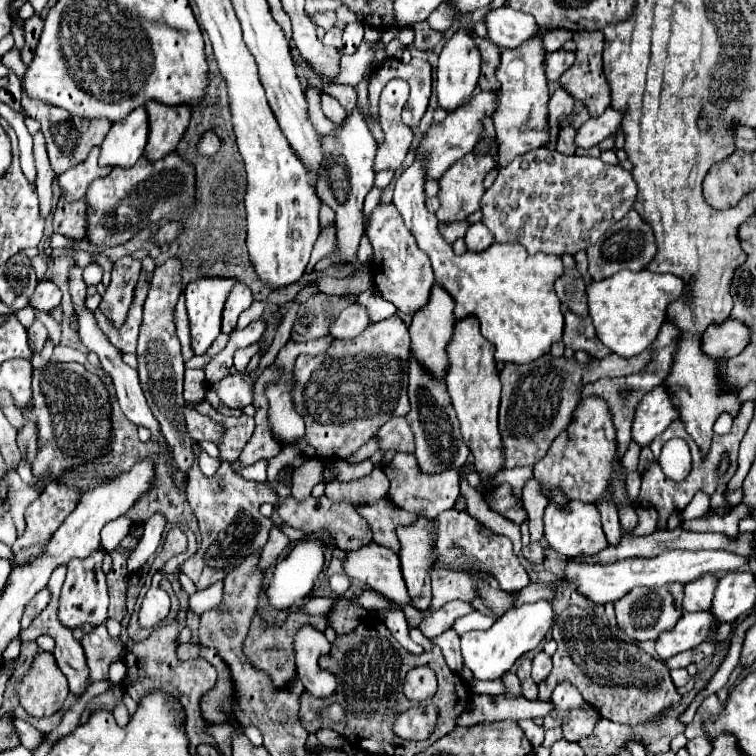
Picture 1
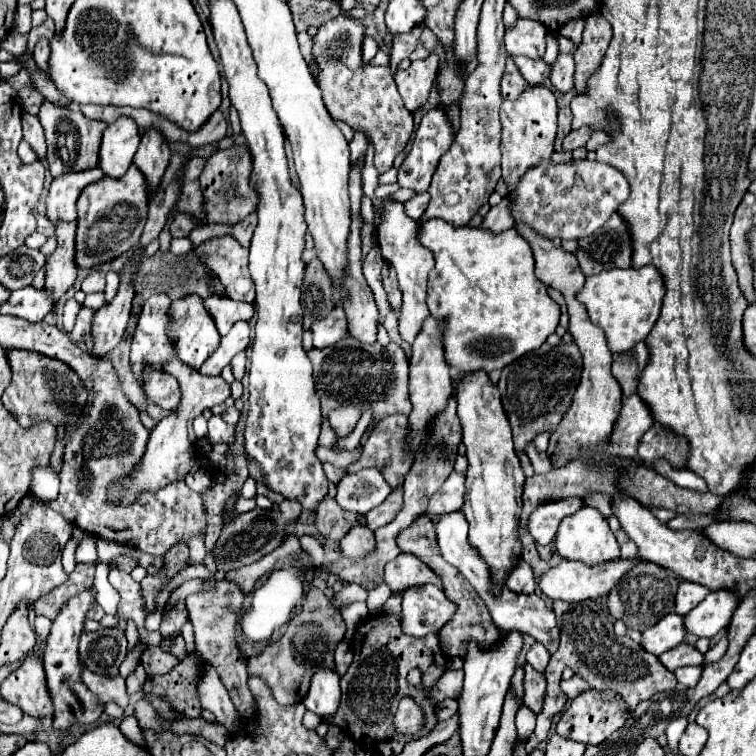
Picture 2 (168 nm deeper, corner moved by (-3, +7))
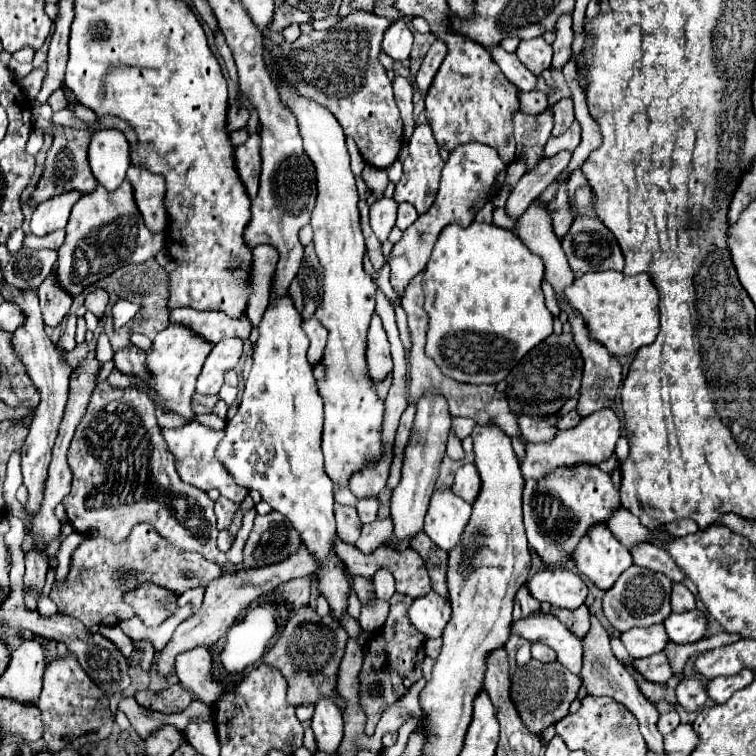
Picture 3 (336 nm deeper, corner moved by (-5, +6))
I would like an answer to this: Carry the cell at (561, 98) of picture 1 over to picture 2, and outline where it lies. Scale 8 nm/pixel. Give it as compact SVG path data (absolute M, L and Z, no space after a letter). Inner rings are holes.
M559 54L557 60L553 62L553 72L551 72L551 84L559 90L559 92L569 92L573 90L573 56L571 54Z

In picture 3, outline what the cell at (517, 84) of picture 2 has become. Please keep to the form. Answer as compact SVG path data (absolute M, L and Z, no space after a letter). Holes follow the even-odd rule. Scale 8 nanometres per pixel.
M519 93L519 101L521 101L521 111L527 111L527 115L539 115L539 111L545 111L547 105L547 95L545 93Z

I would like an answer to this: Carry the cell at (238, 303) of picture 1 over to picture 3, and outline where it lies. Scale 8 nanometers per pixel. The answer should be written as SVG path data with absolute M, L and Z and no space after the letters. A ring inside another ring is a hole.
M189 307L173 309L169 313L169 323L185 325L213 345L225 337L237 337L245 341L251 333L251 323L247 317L231 319L221 311L195 311Z

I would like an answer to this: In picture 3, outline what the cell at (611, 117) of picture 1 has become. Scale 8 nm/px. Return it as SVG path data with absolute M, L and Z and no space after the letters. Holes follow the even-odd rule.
M561 151L551 159L543 159L537 167L525 173L515 185L515 189L511 191L511 197L507 201L507 211L513 217L521 217L523 211L527 211L527 207L531 205L531 201L537 199L557 179L557 175L569 165L569 159L571 155L567 151Z

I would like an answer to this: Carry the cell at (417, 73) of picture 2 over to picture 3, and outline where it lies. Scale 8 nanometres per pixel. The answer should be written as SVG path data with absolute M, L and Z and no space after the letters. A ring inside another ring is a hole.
M437 39L431 45L431 49L427 51L427 55L425 55L425 59L423 59L423 63L421 63L419 71L417 71L415 83L417 83L417 89L419 91L427 93L427 89L431 87L431 81L433 81L439 65L441 65L441 61L445 59L445 55L447 55L447 45L445 45L445 41Z

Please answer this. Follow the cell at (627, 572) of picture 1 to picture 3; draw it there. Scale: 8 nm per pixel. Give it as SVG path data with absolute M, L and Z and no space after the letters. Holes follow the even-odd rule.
M541 569L525 583L531 597L547 601L553 607L575 609L583 605L587 597L587 585L583 579L567 569Z

